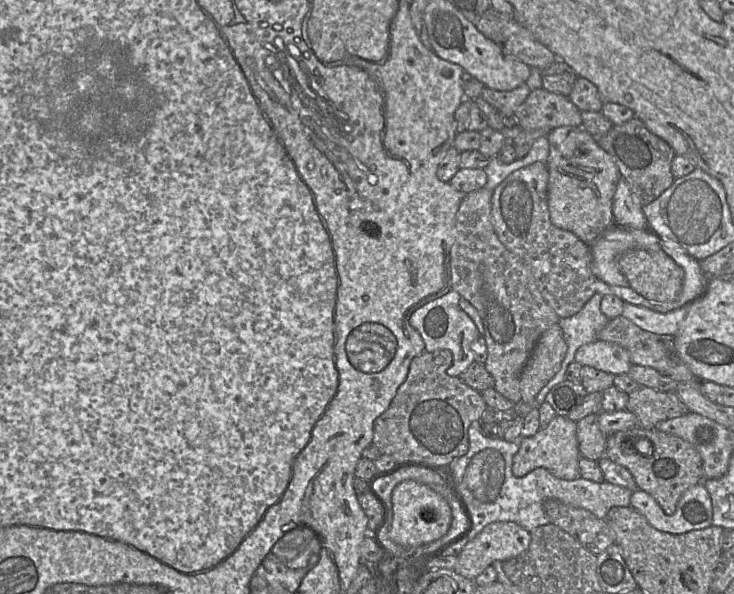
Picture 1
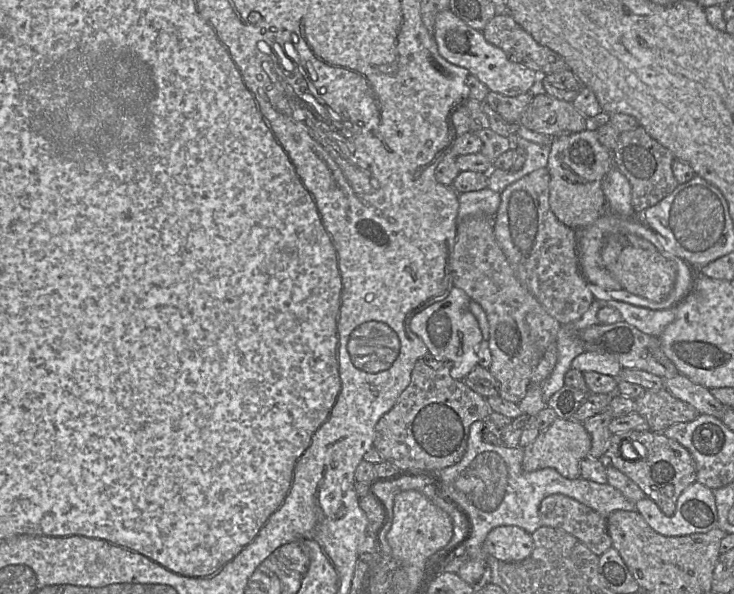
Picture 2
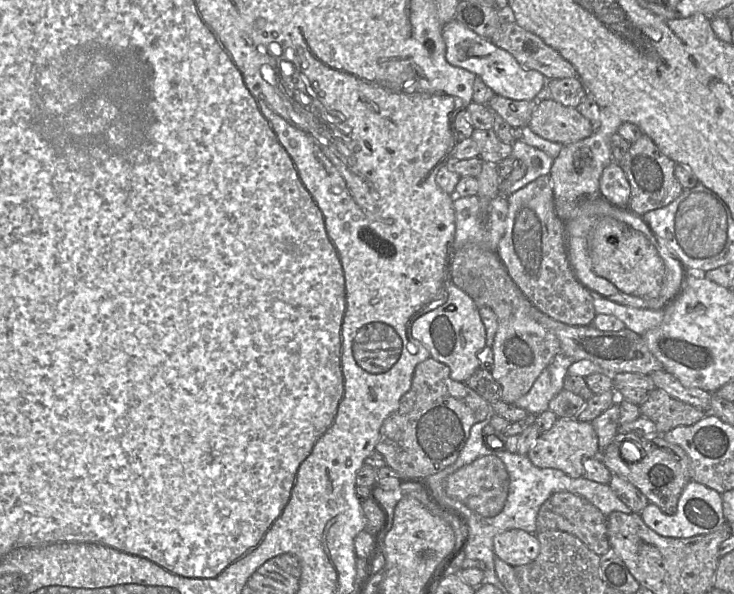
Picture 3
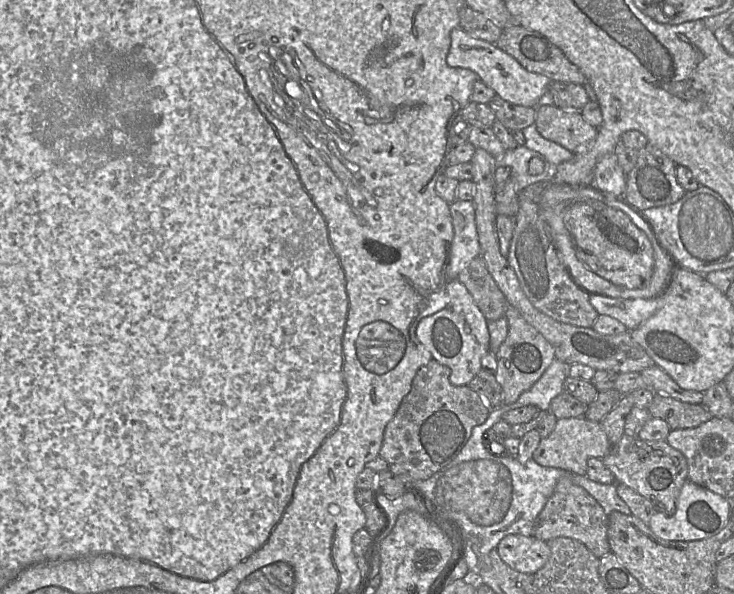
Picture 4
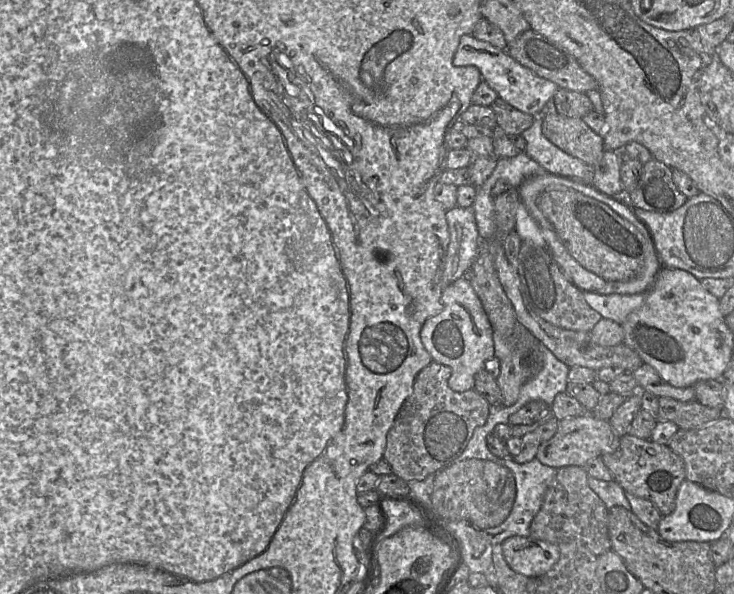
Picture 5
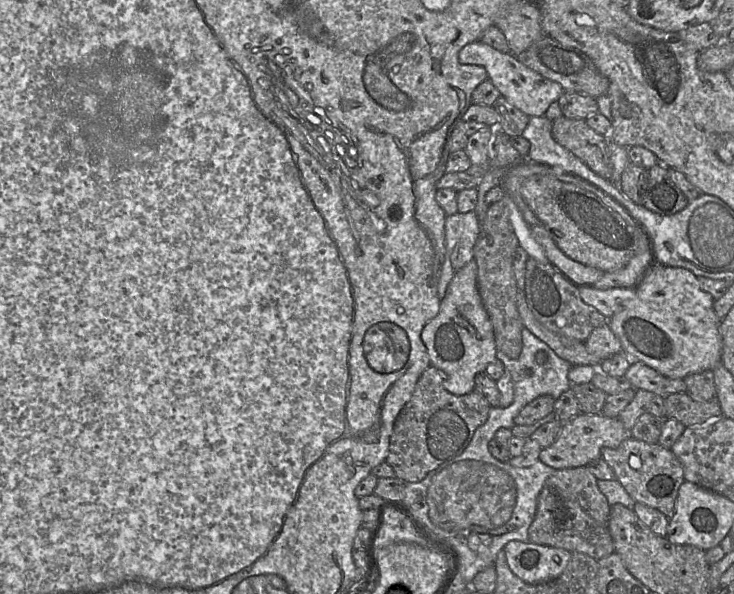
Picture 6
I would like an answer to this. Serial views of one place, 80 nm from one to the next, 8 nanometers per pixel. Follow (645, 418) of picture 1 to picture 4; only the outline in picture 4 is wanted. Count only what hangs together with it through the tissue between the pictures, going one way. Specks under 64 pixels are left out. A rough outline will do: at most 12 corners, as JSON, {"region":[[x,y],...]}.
{"region":[[654,393],[647,410],[671,430],[713,417],[702,404]]}

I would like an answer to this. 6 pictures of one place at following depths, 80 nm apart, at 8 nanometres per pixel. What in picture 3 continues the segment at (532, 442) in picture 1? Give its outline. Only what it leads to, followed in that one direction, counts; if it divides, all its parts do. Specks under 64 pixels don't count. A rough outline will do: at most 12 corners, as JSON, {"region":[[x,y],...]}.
{"region":[[558,418],[527,456],[536,467],[585,475],[598,457],[591,422]]}

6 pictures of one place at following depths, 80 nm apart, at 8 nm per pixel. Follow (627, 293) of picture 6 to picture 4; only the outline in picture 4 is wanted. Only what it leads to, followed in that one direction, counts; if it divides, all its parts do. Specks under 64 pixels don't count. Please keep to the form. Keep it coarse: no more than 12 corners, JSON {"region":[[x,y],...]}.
{"region":[[590,294],[599,315],[632,331],[663,306],[661,296],[622,299]]}

